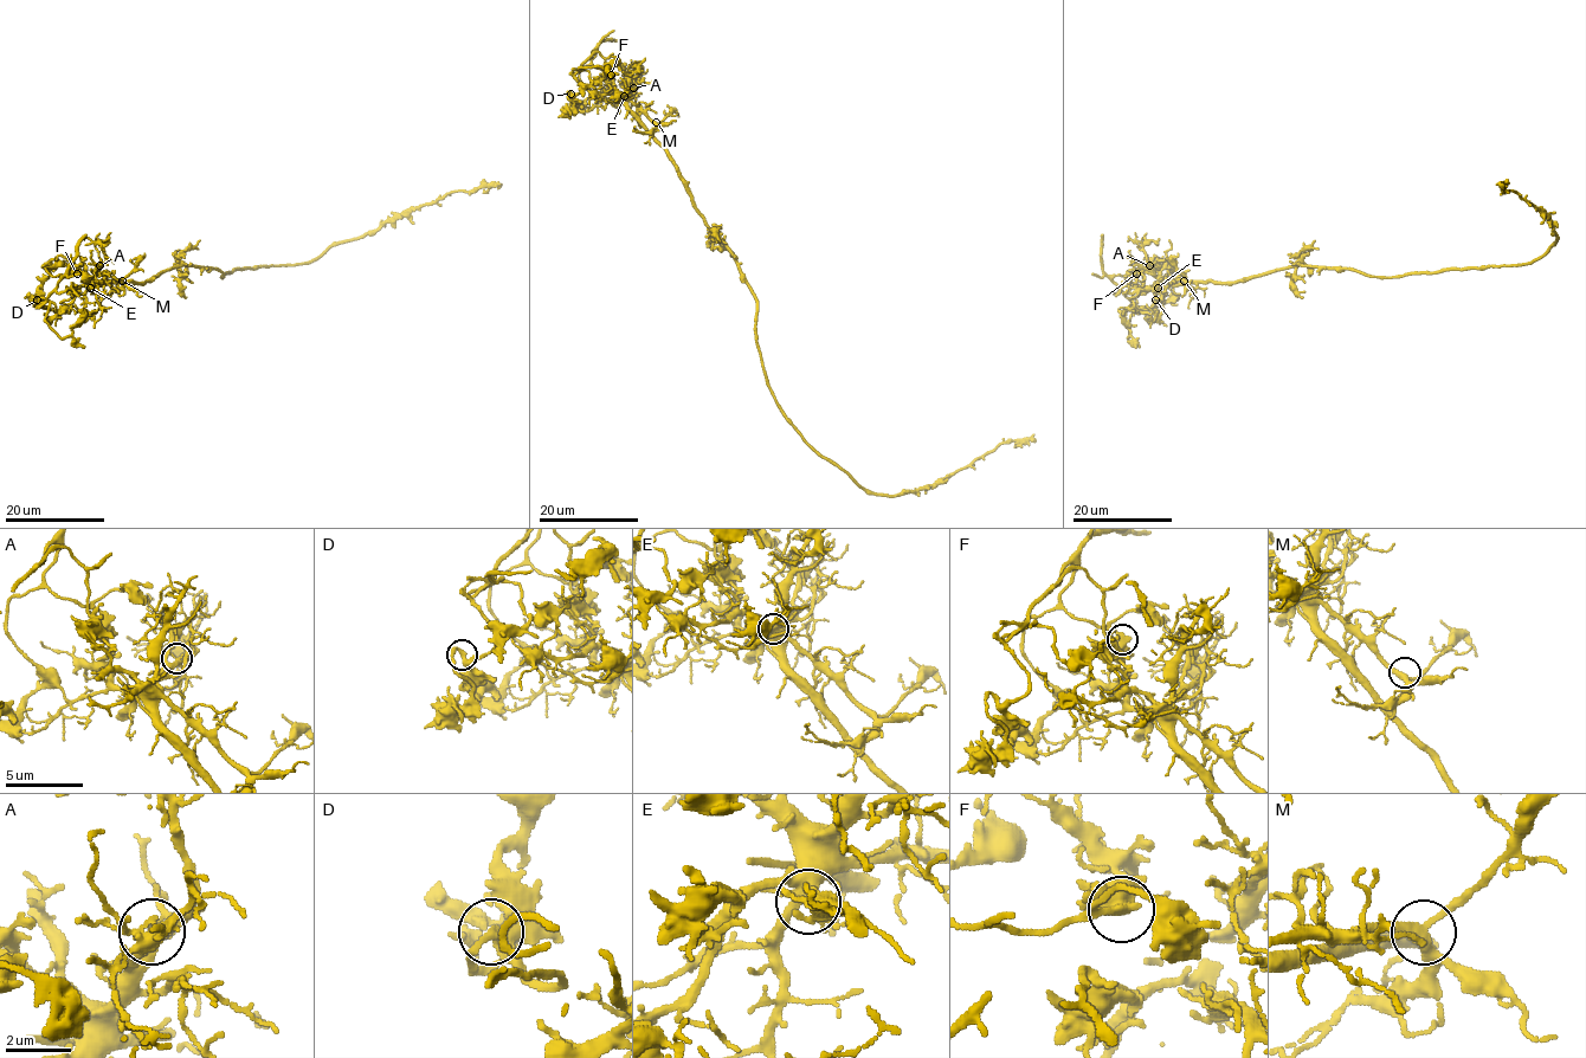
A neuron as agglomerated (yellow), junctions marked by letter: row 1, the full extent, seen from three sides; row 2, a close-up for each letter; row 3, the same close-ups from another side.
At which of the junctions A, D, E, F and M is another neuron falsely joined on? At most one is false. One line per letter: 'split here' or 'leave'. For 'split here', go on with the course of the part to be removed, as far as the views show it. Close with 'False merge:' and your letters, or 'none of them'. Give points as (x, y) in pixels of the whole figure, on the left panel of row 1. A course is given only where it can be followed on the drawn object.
A: leave
D: leave
E: leave
F: split here; foreign part runs (77, 273), (58, 275), (62, 275), (47, 297), (45, 320), (65, 339), (88, 310)
M: leave
False merge: F

